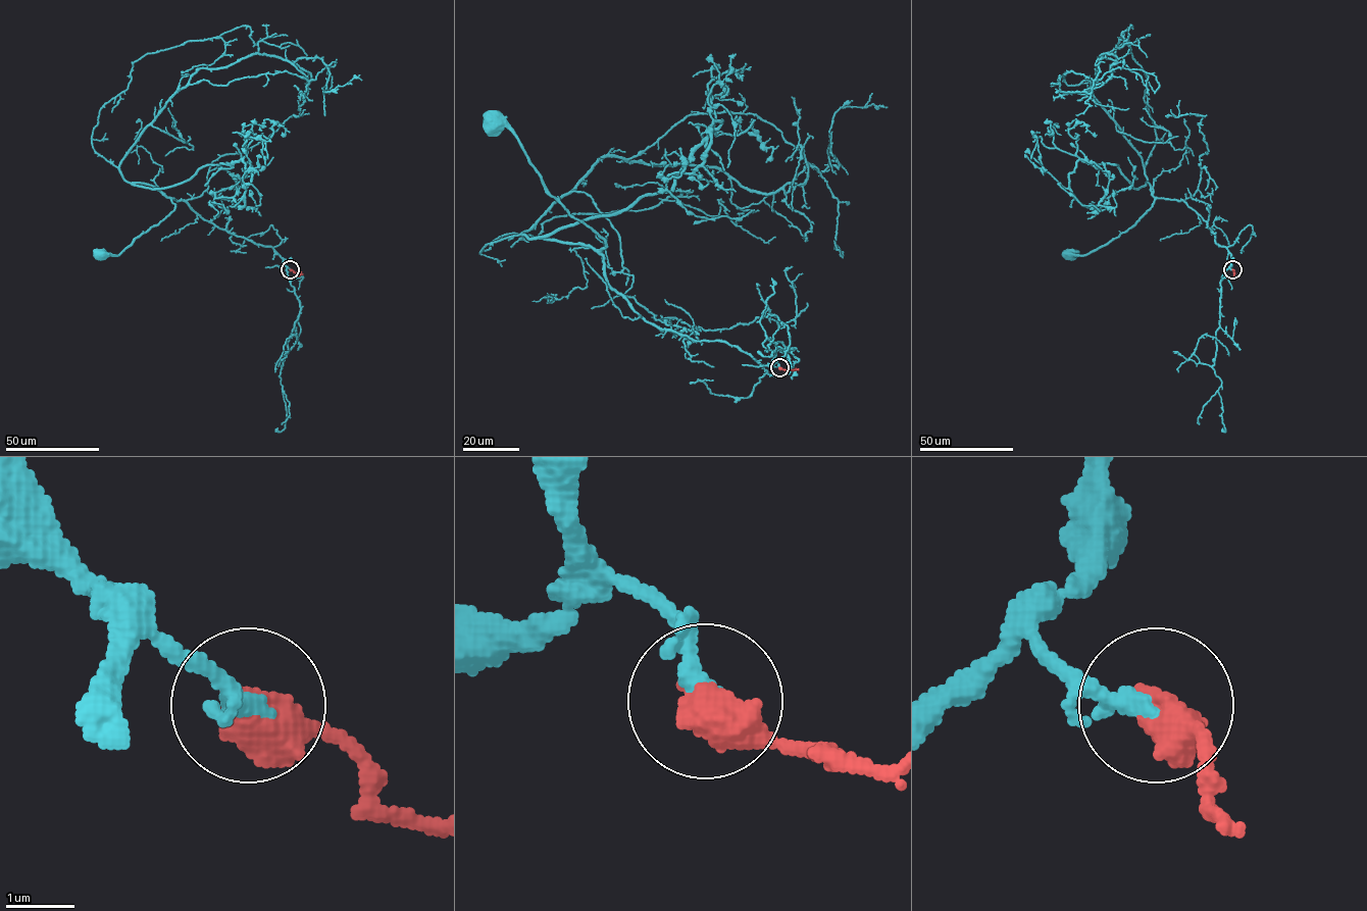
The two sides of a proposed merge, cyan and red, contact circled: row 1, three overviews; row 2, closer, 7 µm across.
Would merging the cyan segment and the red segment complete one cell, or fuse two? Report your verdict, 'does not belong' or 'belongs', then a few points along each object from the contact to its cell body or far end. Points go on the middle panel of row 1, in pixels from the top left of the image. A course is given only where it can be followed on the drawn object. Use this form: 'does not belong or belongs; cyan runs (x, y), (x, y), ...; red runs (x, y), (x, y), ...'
belongs; cyan runs (779, 367), (648, 323), (606, 281), (606, 242), (550, 194), (518, 139), (490, 123); red runs (779, 367), (792, 369)

